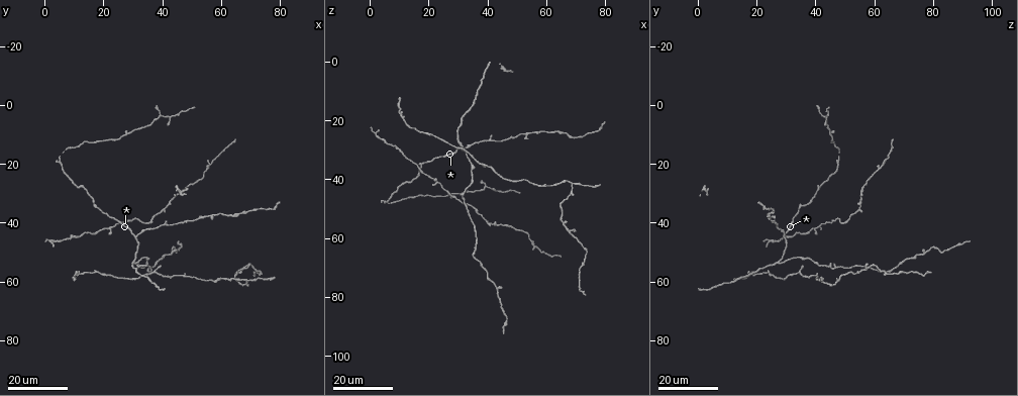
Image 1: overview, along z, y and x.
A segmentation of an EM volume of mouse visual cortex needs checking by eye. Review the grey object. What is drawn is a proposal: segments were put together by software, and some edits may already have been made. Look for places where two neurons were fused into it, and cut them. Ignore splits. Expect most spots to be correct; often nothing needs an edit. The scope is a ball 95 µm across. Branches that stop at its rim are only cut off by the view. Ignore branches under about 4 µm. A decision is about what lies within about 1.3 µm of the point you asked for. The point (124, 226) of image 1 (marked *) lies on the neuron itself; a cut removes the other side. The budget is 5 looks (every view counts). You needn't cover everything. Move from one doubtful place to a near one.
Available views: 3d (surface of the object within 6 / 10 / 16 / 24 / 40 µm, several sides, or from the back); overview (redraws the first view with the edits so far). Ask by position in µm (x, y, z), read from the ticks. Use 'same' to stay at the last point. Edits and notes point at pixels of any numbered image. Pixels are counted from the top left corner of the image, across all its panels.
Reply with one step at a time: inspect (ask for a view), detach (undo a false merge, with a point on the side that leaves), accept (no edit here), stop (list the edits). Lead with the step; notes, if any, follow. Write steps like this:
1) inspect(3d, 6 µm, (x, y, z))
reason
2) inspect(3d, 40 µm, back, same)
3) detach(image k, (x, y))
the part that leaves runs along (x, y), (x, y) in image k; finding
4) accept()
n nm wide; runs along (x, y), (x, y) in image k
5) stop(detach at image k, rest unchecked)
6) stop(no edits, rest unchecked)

inspect(3d, 16 µm, (37, 57, 35))
branch point

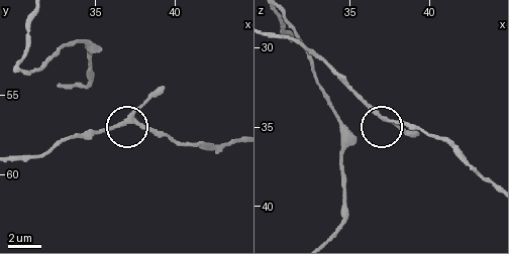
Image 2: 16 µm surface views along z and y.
inspect(3d, 10 µm, (37.4, 56.7, 34.4))

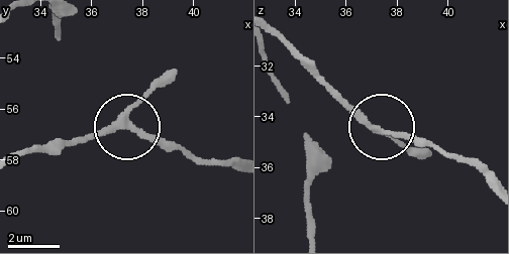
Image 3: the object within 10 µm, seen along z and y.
inspect(3d, 6 µm, (37.3, 56.6, 34.5))
closer look

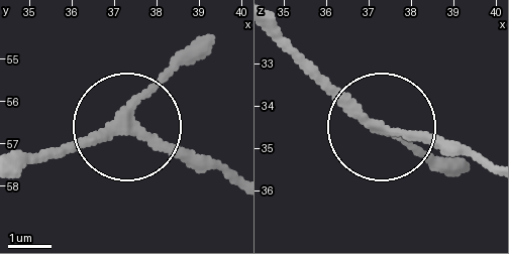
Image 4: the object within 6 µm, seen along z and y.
accept()
all the same neuron

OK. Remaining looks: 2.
inspect(3d, 16 µm, (31, 54, 27))
branch point

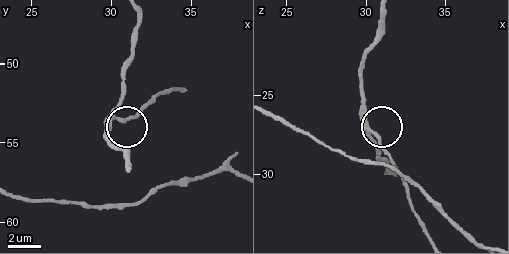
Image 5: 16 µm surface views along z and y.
inspect(3d, 10 µm, (30.2, 53.4, 27.2))

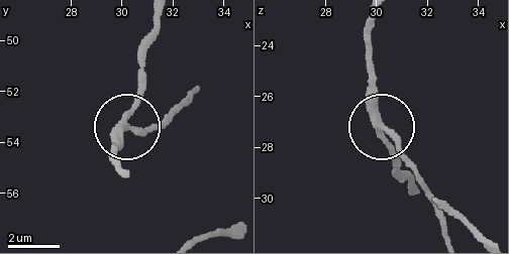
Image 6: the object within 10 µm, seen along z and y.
accept()
270 nm wide; runs along (416, 188), (401, 173), (384, 135), (369, 45) in image 6; all the same neuron

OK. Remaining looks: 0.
stop(no edits, rest unchecked)

